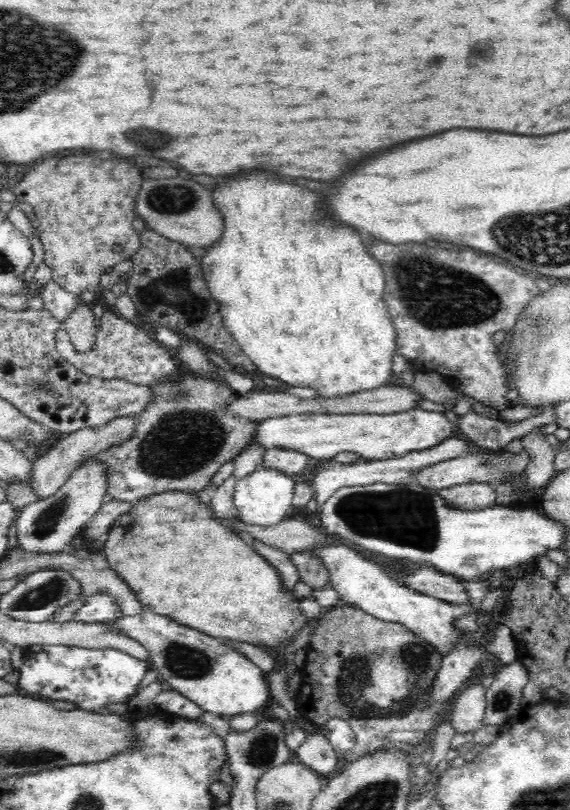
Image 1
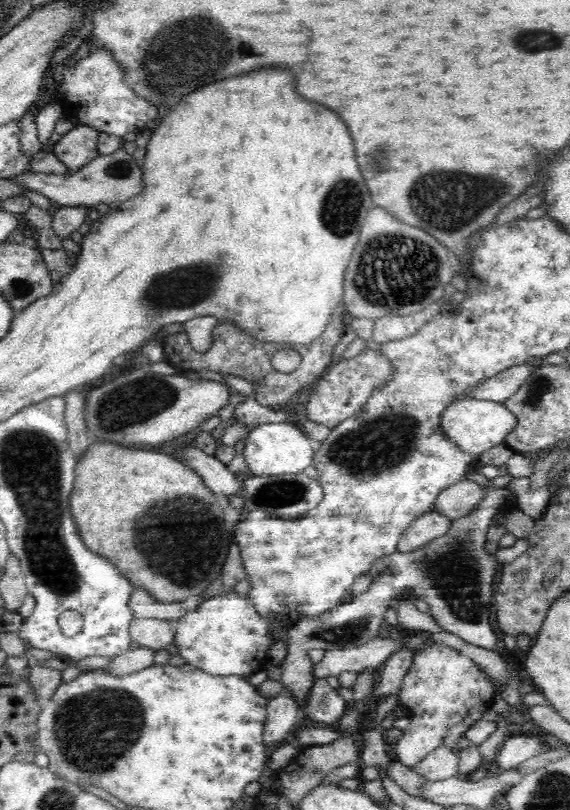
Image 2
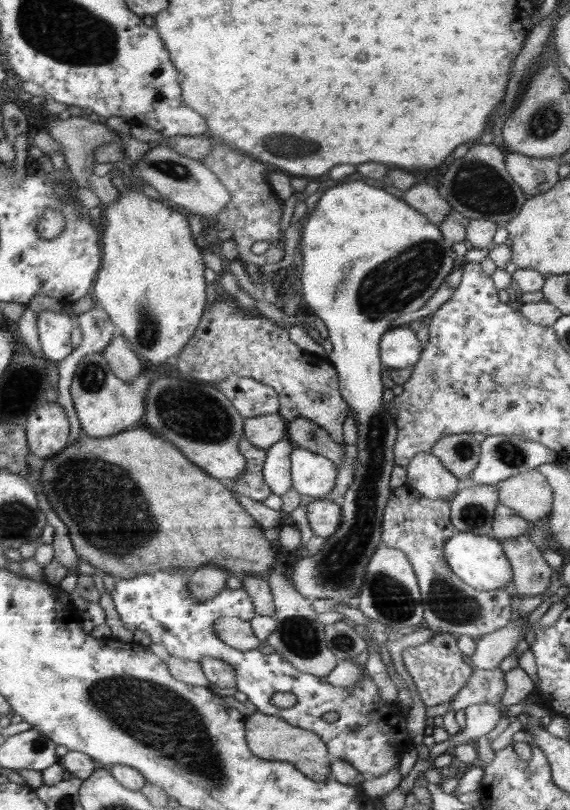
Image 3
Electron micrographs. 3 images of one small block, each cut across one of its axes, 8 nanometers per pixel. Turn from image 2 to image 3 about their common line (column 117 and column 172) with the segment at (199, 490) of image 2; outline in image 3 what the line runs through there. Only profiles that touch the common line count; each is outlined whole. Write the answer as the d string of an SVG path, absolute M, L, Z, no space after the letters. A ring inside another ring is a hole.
M143 425L99 439L82 434L78 437L78 441L69 443L60 453L48 457L41 468L40 488L42 488L48 504L56 512L56 516L66 524L74 551L80 559L112 575L114 578L132 578L160 570L182 568L188 570L186 574L191 574L200 564L218 564L218 566L228 569L230 574L234 575L244 576L248 573L254 573L266 577L274 563L276 563L275 550L270 547L268 540L264 538L264 532L258 528L256 520L252 520L252 516L238 504L236 496L224 486L224 482L208 476L208 473L196 466L191 460L188 460L188 457L184 456L184 453L178 447Z

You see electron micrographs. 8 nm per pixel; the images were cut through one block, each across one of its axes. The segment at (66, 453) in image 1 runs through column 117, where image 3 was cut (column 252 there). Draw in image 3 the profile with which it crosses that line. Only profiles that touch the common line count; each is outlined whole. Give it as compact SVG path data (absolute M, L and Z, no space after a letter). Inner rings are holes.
M263 415L245 419L243 431L243 436L256 448L267 451L273 444L286 436L287 423L280 415Z

